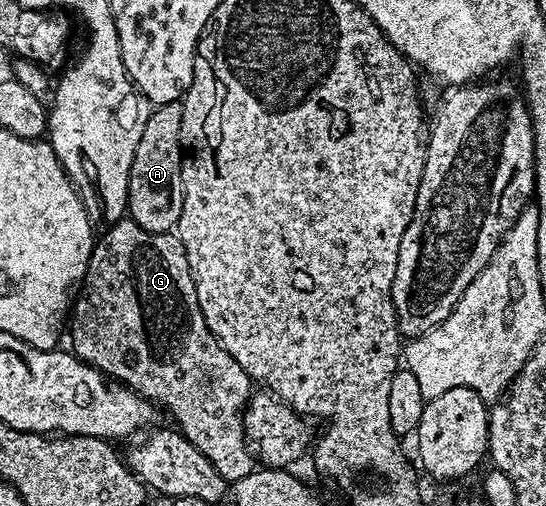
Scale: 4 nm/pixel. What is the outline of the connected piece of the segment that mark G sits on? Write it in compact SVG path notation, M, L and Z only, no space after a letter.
M129 218L115 220L109 227L103 236L101 233L97 237L86 277L72 305L68 340L70 336L74 355L140 393L159 409L166 408L167 414L175 420L177 431L208 458L220 478L228 482L244 478L244 474L253 472L256 467L256 456L246 439L242 421L252 395L252 381L204 322L181 238L173 231L149 232Z

